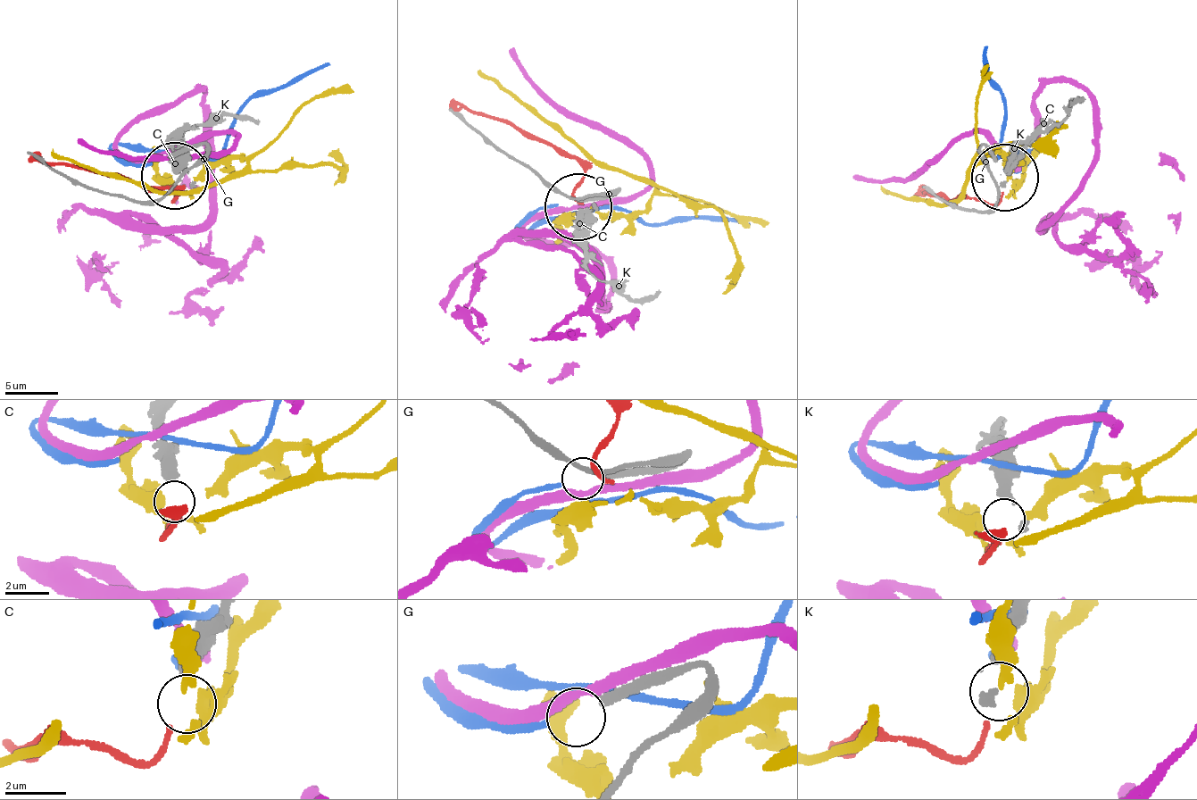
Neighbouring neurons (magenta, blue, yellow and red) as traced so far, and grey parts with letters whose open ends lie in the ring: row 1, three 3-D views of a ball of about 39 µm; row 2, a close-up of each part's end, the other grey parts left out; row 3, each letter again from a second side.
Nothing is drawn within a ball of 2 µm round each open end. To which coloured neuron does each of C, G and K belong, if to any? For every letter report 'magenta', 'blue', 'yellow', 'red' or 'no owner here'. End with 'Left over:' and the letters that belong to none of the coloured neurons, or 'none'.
C: no owner here
G: blue
K: red
Left over: C

